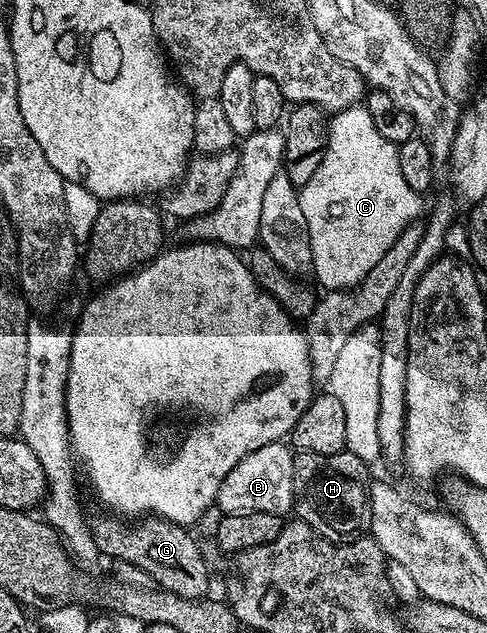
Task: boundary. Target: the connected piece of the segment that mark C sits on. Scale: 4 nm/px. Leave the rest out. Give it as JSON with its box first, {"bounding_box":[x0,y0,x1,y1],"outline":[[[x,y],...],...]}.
{"bounding_box":[299,104,423,291],"outline":[[[358,104],[338,110],[330,117],[329,143],[323,160],[315,176],[311,176],[311,180],[299,190],[313,253],[311,274],[317,277],[322,291],[351,290],[358,286],[369,275],[371,268],[375,268],[375,264],[387,256],[397,237],[410,224],[418,221],[423,198],[403,178],[398,147],[398,143],[387,140],[387,136],[375,128],[368,105]]]}

